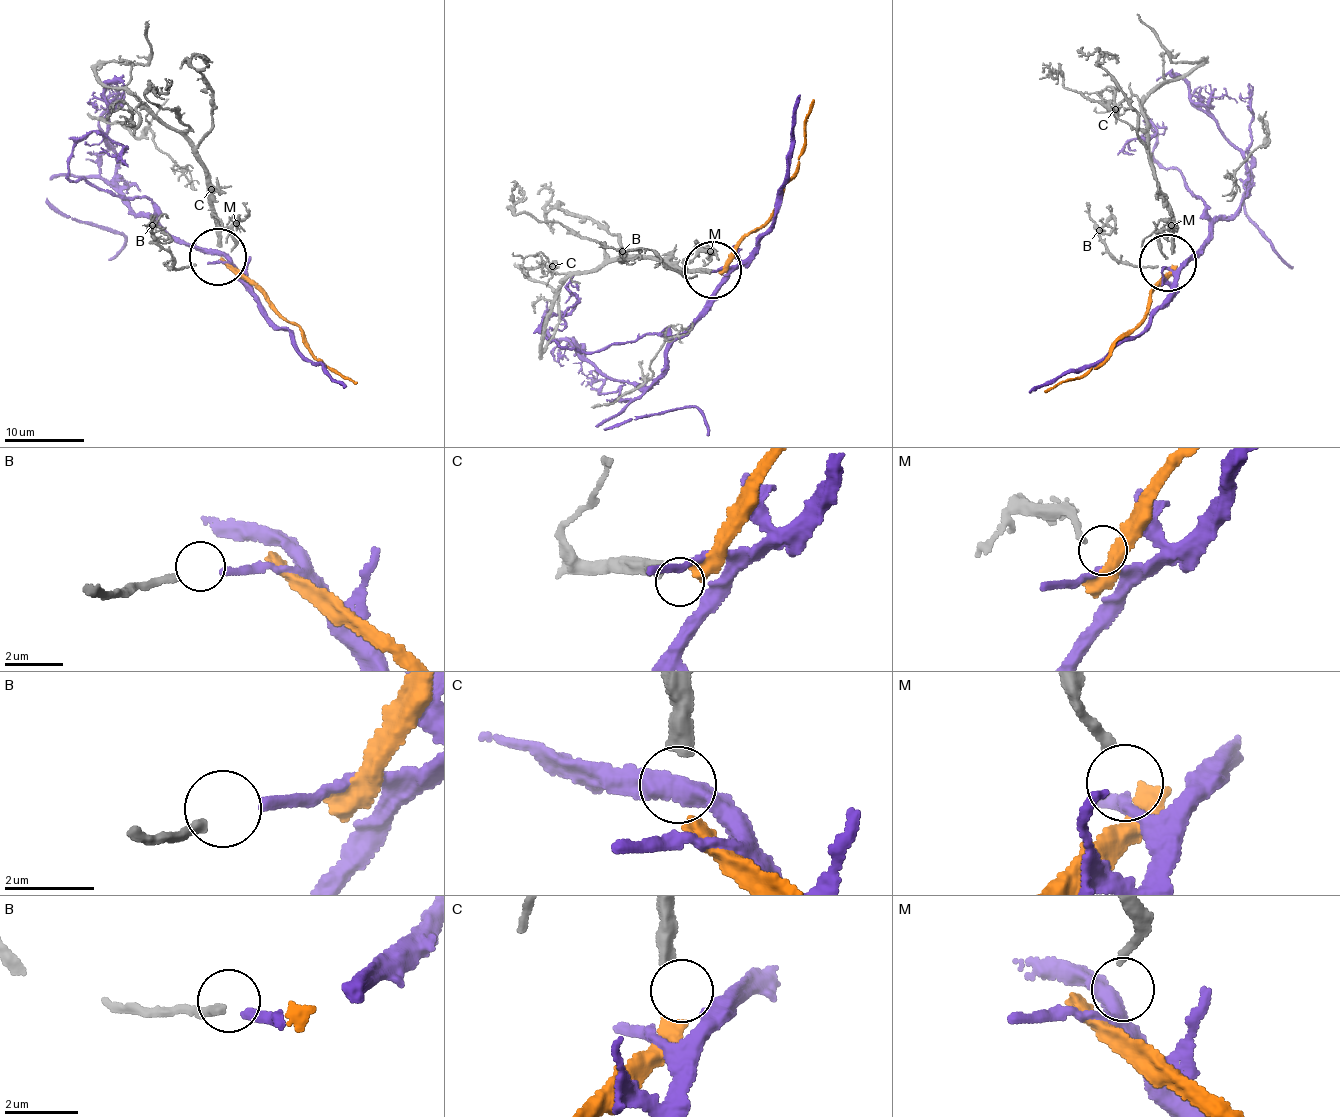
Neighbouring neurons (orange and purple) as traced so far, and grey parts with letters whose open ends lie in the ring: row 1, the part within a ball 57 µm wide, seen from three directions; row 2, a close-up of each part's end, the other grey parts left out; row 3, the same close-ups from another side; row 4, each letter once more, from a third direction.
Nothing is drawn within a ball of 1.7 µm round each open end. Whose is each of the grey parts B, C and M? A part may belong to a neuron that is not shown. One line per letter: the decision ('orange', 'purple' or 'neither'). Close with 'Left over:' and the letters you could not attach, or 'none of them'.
B: purple
C: orange
M: neither
Left over: M

